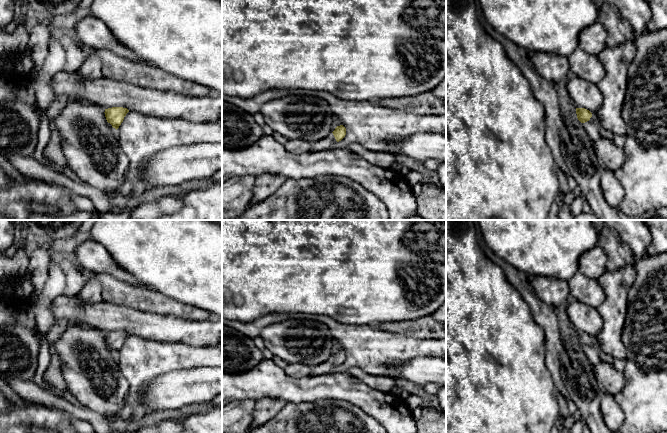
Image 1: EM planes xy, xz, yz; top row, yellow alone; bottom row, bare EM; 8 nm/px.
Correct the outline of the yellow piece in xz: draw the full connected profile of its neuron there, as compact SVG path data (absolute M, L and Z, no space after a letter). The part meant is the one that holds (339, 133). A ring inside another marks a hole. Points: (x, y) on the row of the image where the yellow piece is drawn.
M343 125L337 126L335 130L324 139L312 142L309 152L318 152L322 150L330 150L334 145L341 141L346 135L346 128Z

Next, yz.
M576 108L576 114L578 120L582 123L582 126L588 133L589 137L593 140L593 142L596 142L599 138L601 138L601 126L597 120L594 119L592 113L589 110L585 108Z

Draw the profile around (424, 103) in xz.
M432 90L420 94L411 94L408 97L380 99L375 103L417 114L446 114L446 98L436 96Z

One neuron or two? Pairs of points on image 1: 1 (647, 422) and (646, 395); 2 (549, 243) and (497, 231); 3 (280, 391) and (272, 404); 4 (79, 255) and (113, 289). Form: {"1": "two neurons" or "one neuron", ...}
{"1": "one neuron", "2": "one neuron", "3": "two neurons", "4": "two neurons"}

